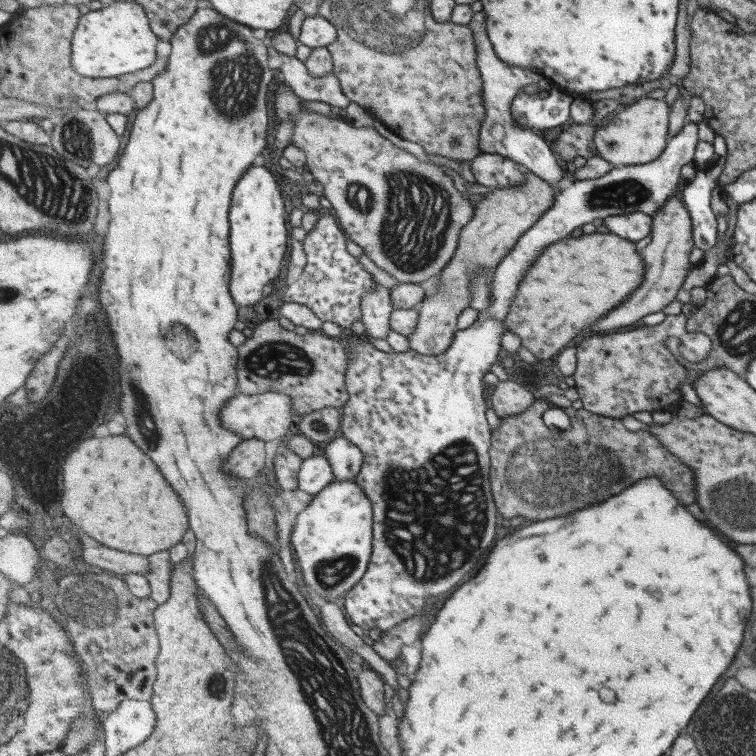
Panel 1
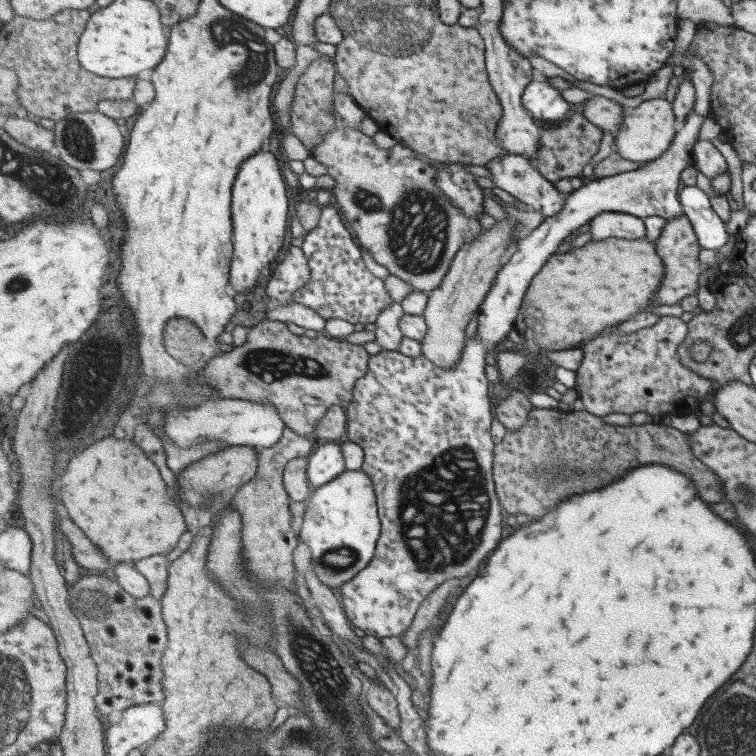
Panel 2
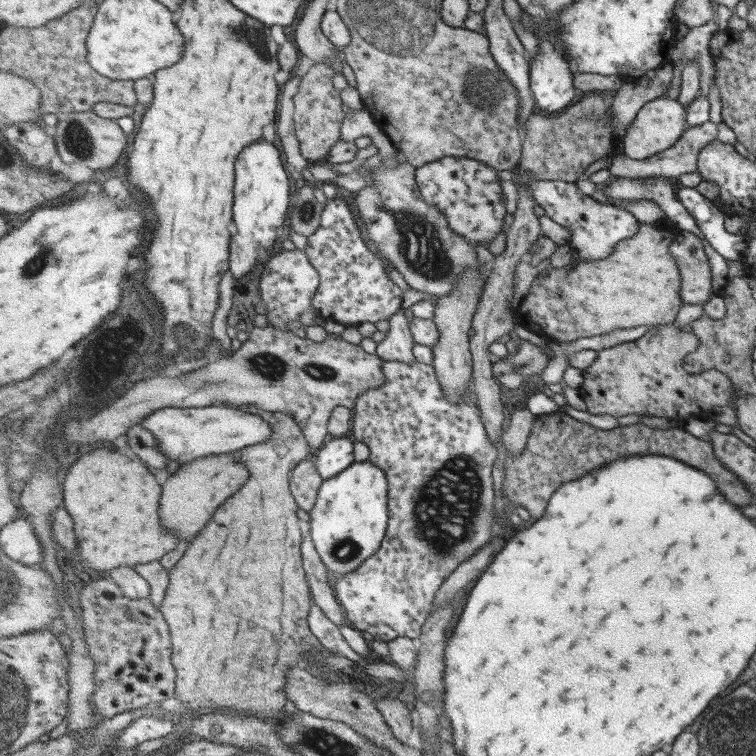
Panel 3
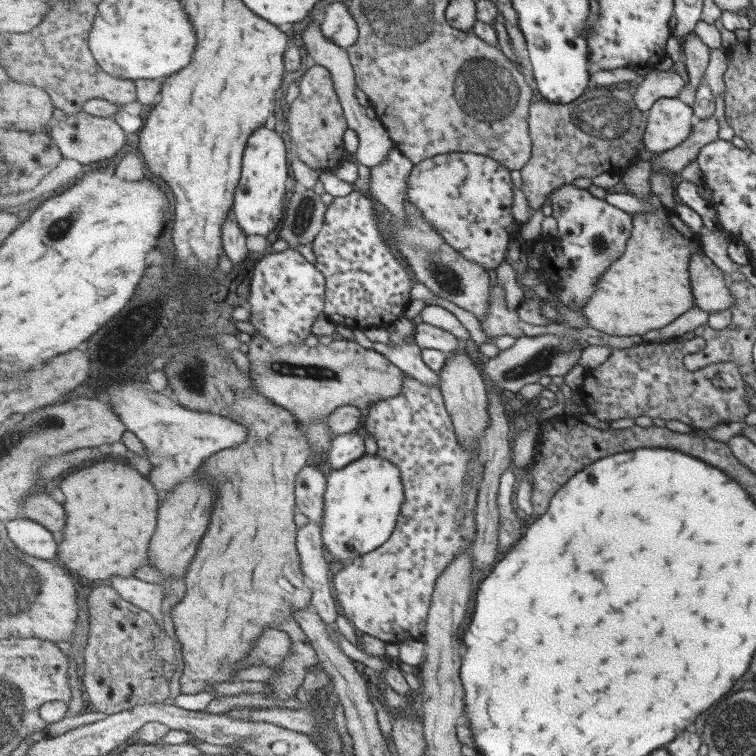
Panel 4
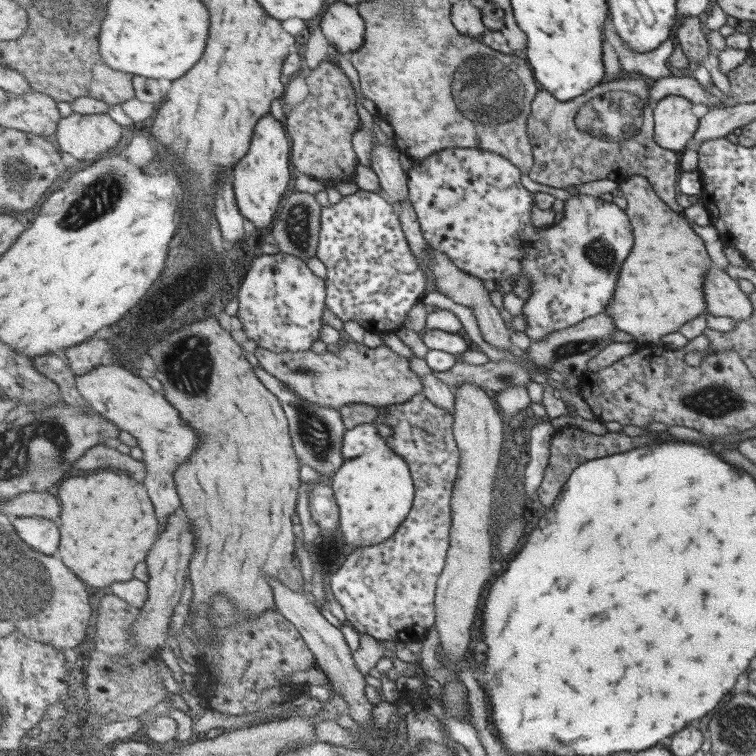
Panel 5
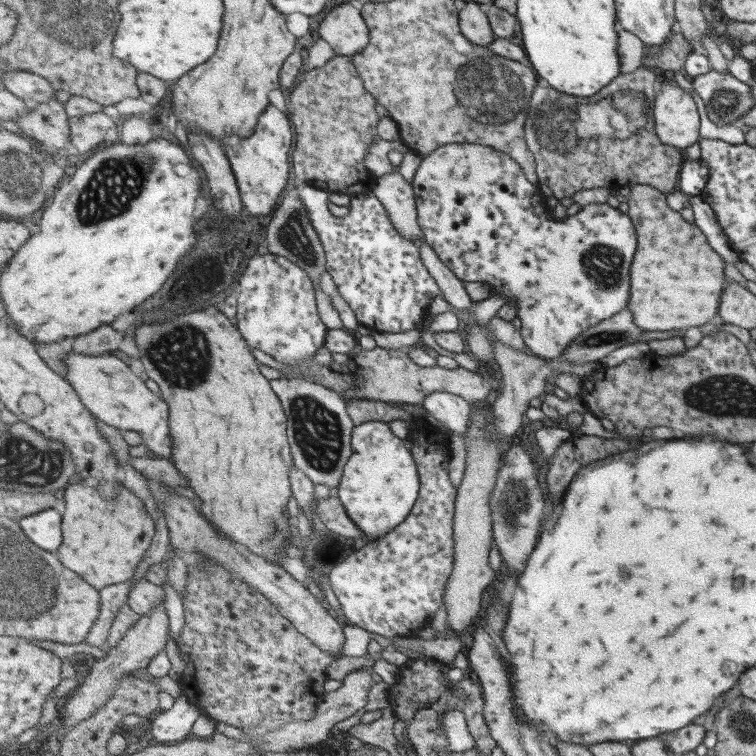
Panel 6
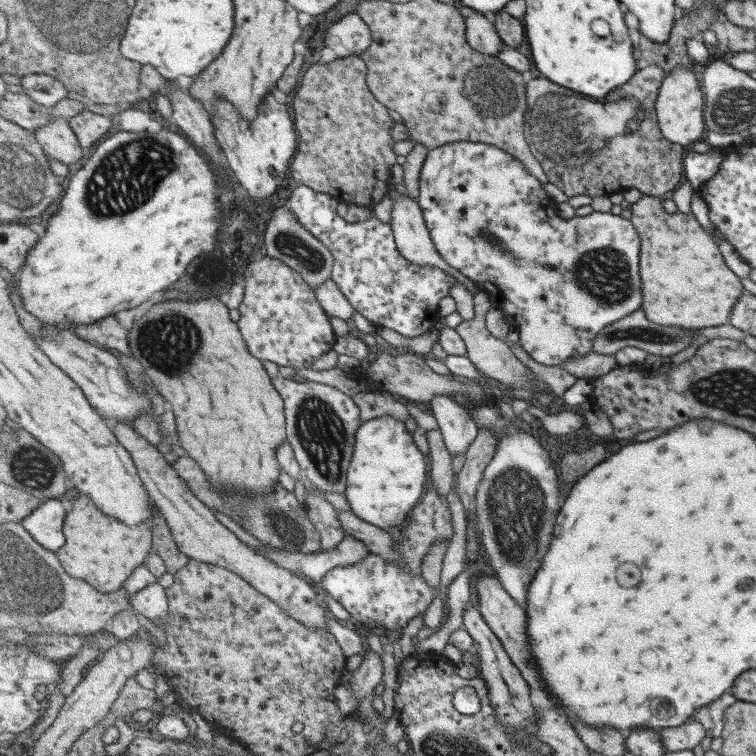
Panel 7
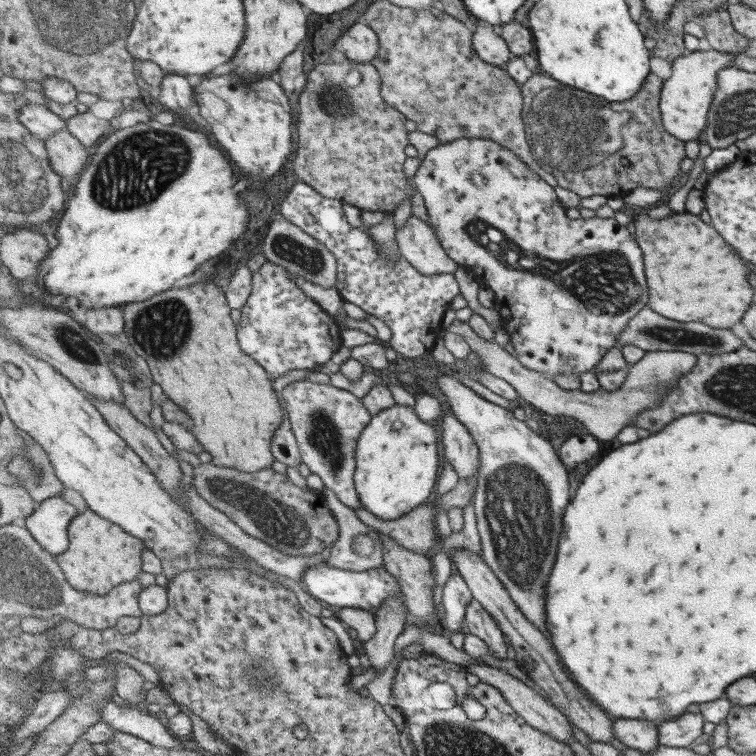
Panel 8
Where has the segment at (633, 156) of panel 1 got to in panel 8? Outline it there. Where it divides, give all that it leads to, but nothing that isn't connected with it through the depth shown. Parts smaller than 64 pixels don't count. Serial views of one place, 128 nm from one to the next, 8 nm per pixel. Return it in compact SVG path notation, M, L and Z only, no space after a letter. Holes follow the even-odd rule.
M704 47L699 51L691 52L690 56L679 58L672 64L672 75L665 81L660 100L664 128L669 134L688 143L697 140L697 136L705 131L707 114L717 87L715 73L727 67L729 62L732 62L731 67L735 67L734 57L733 54L717 53Z

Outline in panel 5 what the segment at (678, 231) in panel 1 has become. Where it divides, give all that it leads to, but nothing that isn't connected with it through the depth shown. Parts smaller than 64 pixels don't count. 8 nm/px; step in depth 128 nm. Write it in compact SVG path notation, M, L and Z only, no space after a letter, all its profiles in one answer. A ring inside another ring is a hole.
M714 266L708 268L705 274L705 296L708 313L713 316L732 318L738 322L751 313L751 302L737 286L737 280Z

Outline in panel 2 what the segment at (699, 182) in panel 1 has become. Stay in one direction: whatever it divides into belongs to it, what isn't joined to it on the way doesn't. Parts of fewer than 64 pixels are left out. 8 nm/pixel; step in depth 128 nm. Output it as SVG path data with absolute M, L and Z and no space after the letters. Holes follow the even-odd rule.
M686 186L680 192L680 201L685 214L691 219L702 248L717 250L727 243L725 224L711 206L711 197L697 186Z

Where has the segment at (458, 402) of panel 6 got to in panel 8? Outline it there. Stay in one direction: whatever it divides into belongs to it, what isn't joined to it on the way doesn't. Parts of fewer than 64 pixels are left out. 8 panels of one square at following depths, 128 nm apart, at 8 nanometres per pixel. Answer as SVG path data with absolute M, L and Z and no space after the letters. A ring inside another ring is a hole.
M449 408L440 422L443 430L443 444L448 461L457 470L460 479L476 478L480 467L480 448L471 431Z

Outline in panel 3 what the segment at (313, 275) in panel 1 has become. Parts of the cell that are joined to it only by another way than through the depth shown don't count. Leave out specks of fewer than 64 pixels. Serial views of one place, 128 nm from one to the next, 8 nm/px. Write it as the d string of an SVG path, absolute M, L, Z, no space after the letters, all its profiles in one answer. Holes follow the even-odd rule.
M348 194L326 202L321 226L308 240L304 251L321 279L321 288L313 297L313 307L321 317L355 326L361 322L389 320L402 308L403 290L383 270L393 267L367 242Z

